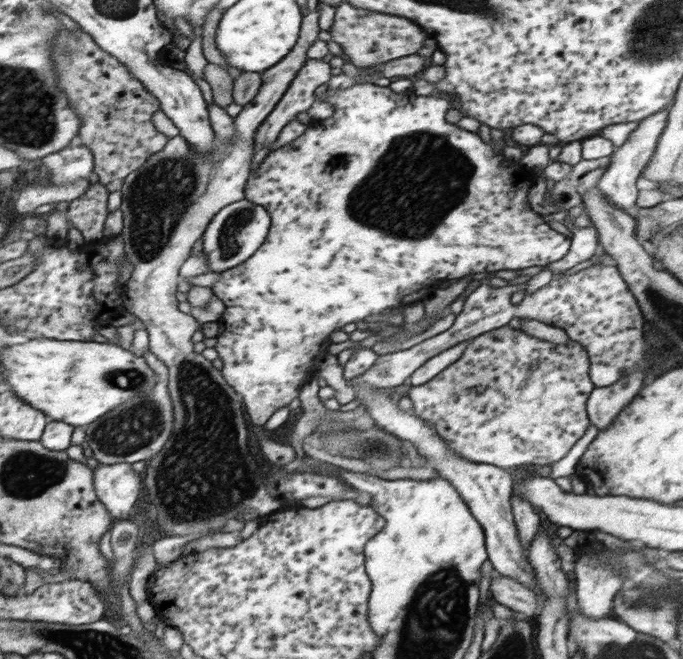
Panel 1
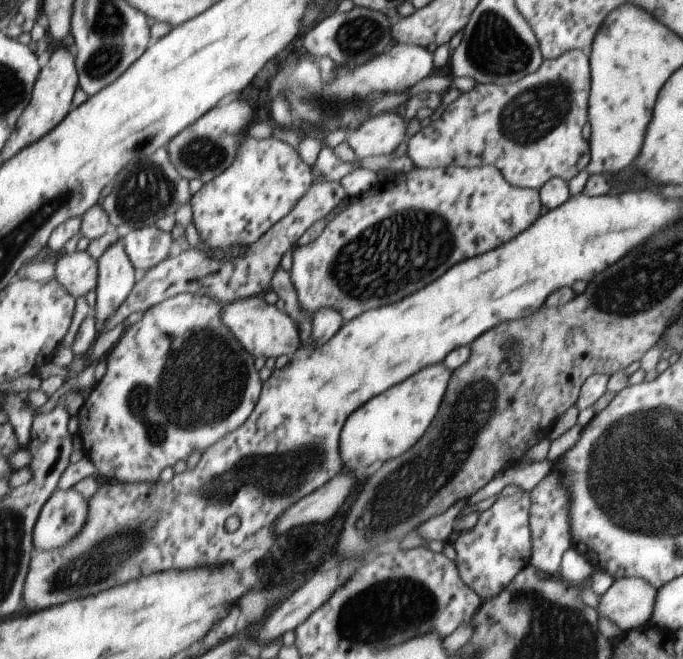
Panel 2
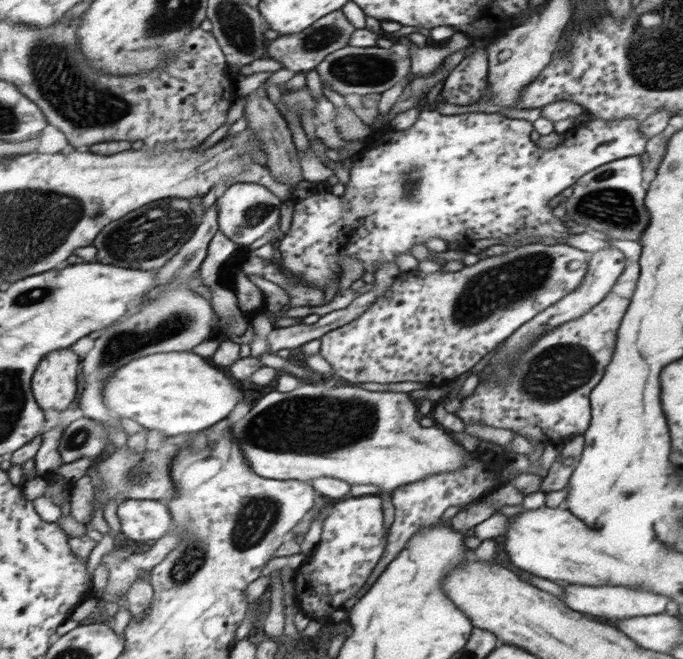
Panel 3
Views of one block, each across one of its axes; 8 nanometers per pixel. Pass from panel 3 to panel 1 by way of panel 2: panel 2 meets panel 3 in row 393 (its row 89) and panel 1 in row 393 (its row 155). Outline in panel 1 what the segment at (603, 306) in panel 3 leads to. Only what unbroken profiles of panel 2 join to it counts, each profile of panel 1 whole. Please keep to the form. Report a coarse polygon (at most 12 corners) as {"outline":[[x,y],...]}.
{"outline":[[504,325],[407,396],[458,455],[513,471],[591,422],[590,354]]}

